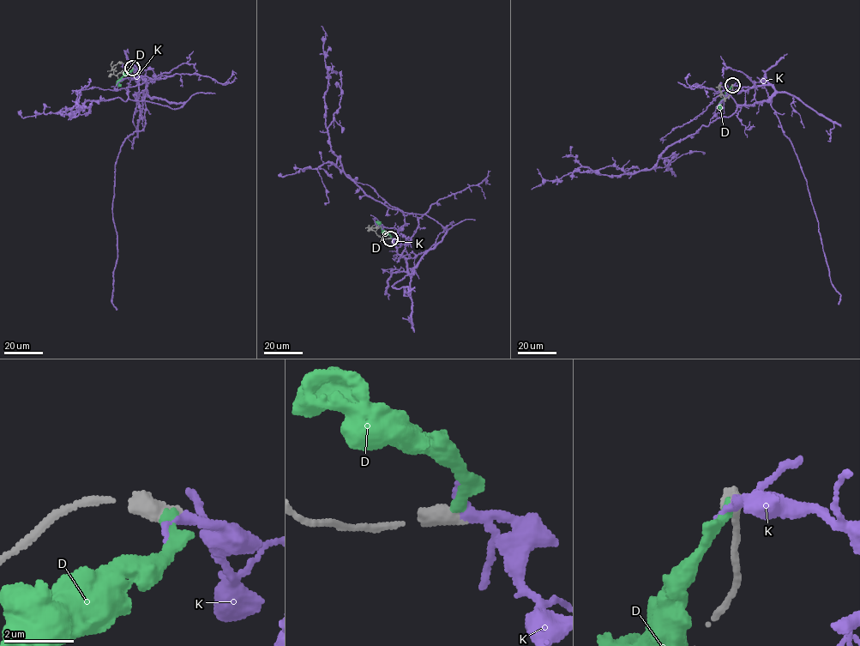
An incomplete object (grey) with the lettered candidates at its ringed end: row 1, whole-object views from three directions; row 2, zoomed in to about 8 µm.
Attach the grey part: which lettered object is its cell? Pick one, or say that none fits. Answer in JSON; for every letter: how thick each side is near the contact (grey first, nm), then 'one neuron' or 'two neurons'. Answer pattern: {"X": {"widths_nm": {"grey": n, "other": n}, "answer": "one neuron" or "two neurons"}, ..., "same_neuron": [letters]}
{"D": {"widths_nm": {"grey": 500, "other": 320}, "answer": "two neurons"}, "K": {"widths_nm": {"grey": 480, "other": 190}, "answer": "one neuron"}, "same_neuron": ["K"]}

